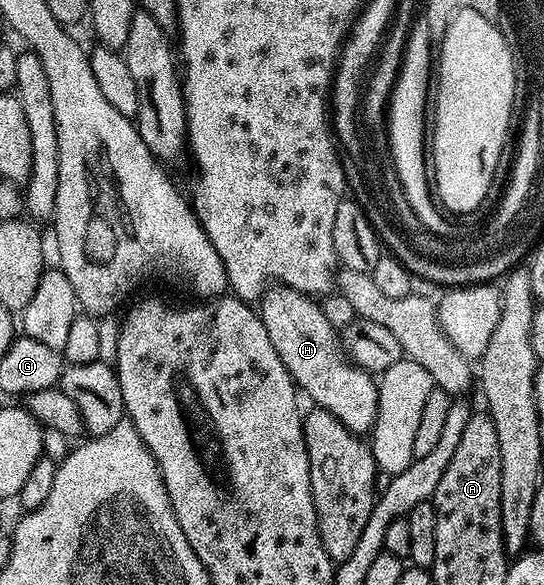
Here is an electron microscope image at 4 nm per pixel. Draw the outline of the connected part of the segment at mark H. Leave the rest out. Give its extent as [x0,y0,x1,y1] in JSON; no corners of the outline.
[260,284,378,435]

